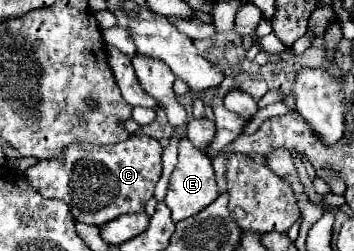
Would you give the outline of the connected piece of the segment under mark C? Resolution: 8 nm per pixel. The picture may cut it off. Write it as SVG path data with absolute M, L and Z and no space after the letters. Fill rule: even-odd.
M132 135L114 145L74 143L62 155L38 161L24 175L42 197L66 201L76 221L100 227L120 215L144 211L162 173L160 153L160 143L146 135Z

